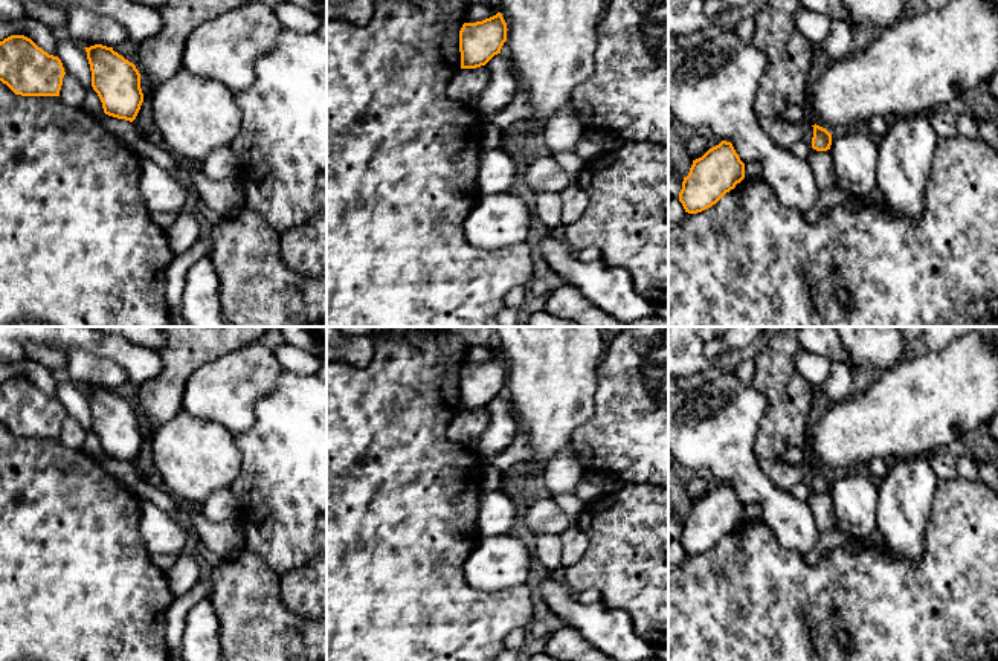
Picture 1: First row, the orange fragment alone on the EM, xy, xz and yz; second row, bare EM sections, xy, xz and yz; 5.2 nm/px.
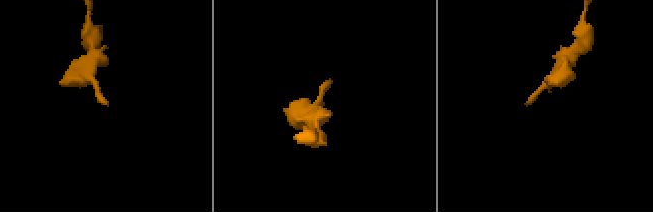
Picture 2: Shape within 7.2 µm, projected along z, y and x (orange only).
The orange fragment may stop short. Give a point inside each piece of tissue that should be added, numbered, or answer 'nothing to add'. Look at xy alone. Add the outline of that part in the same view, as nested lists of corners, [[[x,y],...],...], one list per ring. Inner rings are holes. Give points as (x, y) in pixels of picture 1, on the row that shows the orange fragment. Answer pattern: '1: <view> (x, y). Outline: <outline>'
nothing to add

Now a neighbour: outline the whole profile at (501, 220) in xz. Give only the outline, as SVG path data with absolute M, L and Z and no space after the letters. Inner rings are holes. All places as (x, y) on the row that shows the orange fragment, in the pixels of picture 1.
M513 192L481 194L465 218L467 241L481 250L499 250L533 241L533 211Z

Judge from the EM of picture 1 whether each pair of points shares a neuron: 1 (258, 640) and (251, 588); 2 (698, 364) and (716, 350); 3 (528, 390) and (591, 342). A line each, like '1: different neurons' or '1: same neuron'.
1: same neuron
2: different neurons
3: same neuron

